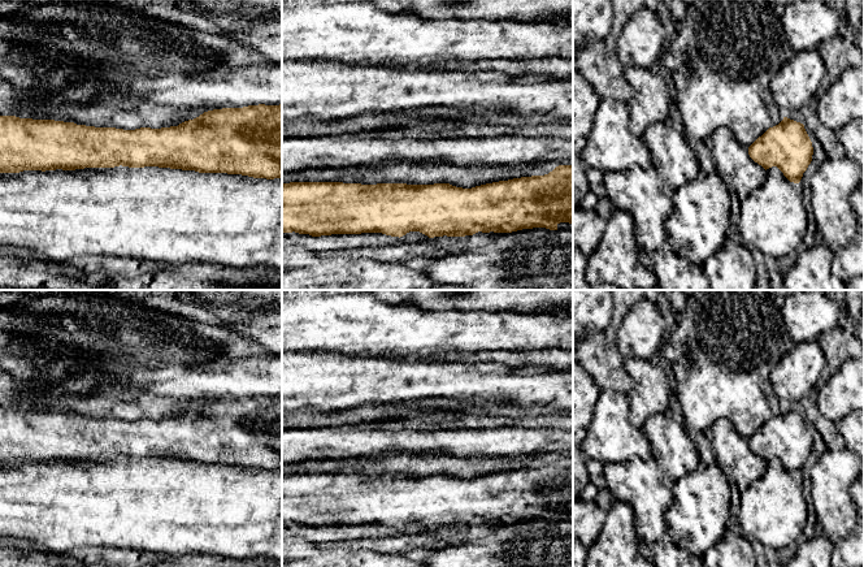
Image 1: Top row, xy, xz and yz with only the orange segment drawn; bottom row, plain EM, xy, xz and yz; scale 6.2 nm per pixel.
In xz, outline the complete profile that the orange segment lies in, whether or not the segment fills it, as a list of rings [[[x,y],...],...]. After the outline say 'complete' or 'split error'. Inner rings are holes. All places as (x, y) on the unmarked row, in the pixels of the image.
[[[559,456],[544,467],[513,469],[472,480],[456,479],[450,475],[290,473],[282,476],[282,523],[295,523],[312,528],[382,524],[400,529],[409,523],[420,523],[429,529],[443,527],[465,528],[478,523],[512,524],[533,519],[557,521],[560,514],[573,515],[573,456]]] | complete

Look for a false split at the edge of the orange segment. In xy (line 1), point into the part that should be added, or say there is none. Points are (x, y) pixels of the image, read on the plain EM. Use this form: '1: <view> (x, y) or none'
1: none

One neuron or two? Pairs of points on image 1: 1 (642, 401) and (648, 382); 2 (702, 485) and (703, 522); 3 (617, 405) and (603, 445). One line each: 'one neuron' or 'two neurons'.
1: one neuron
2: one neuron
3: one neuron

